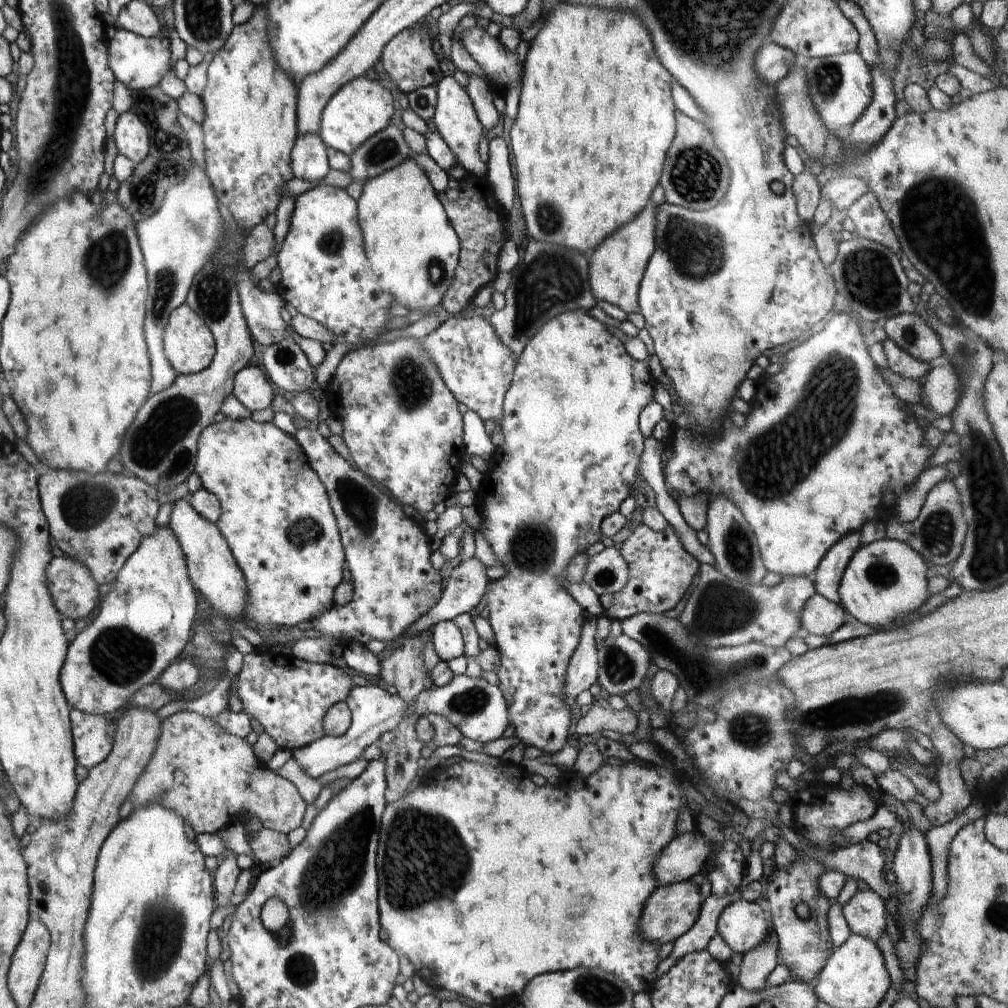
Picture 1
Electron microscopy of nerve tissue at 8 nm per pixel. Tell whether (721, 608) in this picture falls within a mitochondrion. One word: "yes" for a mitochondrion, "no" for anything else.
yes

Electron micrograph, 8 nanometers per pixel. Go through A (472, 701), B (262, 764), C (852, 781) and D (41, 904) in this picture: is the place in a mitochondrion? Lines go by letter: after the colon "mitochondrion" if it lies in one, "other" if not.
A: mitochondrion
B: other
C: other
D: other

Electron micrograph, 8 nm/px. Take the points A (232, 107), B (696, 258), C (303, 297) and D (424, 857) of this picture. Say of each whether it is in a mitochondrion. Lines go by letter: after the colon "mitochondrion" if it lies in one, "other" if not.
A: other
B: mitochondrion
C: other
D: mitochondrion

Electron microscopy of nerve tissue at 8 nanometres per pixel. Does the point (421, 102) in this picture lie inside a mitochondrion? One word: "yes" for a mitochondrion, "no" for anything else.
no

